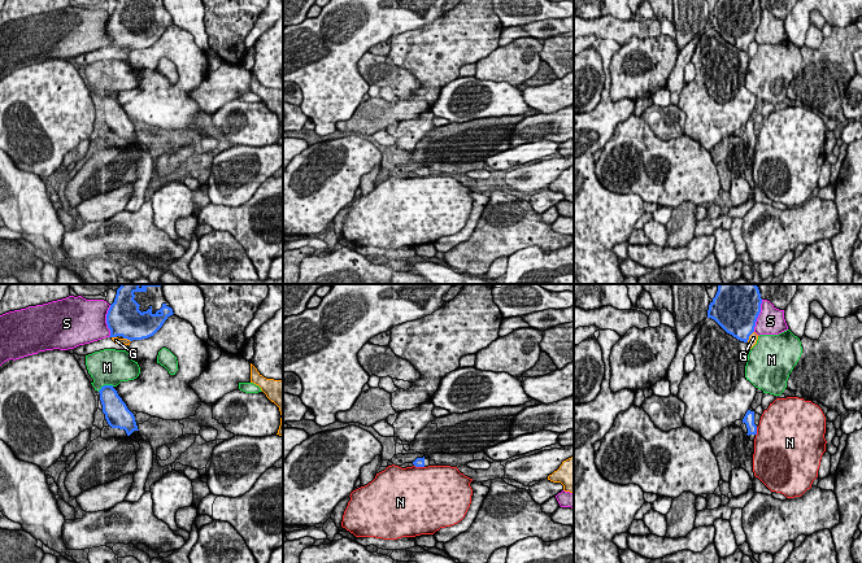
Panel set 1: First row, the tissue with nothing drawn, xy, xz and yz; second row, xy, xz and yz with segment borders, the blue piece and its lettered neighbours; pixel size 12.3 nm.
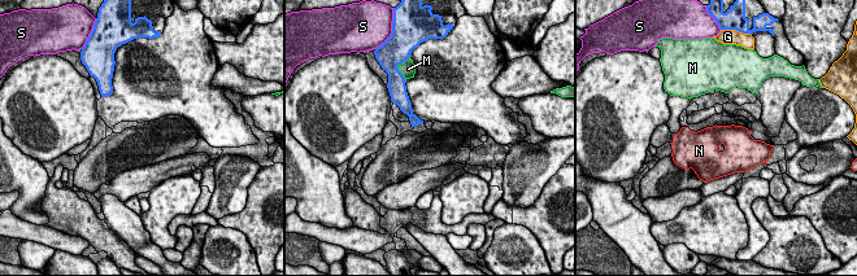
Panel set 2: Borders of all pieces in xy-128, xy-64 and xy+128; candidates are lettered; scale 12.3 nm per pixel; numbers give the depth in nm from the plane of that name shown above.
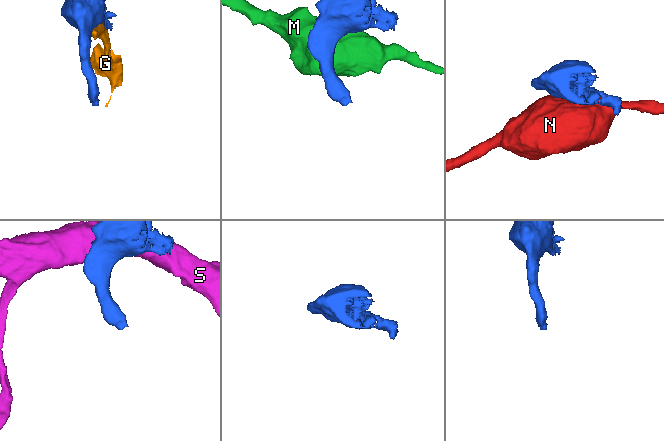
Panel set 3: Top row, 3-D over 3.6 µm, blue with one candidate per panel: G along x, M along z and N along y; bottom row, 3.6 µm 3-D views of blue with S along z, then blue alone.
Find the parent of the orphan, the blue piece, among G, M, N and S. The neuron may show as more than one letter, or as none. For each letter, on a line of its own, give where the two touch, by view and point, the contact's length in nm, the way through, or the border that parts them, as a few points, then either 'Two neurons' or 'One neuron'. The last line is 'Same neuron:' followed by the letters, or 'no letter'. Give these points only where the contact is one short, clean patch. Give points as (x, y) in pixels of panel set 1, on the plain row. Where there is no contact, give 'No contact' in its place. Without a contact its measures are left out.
G: Touches blue at yz (749, 44). Shared border 170 nm. Two neurons
M: Touches blue at xy (105, 95). Shared border 220 nm. Two neurons
N: Touches blue at yz (756, 140). Shared border 110 nm. Boundary: yz (757, 136), (756, 144). Two neurons
S: Touches blue at xy (107, 30). Shared border 400 nm. Two neurons
Same neuron: no letter

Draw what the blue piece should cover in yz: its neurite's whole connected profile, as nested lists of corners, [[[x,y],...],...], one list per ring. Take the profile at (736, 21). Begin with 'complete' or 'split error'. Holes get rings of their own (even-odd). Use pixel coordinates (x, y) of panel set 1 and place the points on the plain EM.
complete; [[[718,0],[709,14],[708,27],[737,49],[748,52],[754,42],[761,13],[759,0]]]

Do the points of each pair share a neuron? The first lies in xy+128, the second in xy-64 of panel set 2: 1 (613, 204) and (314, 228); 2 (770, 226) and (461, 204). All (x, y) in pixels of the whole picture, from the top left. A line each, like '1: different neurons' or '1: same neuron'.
1: different neurons
2: different neurons

